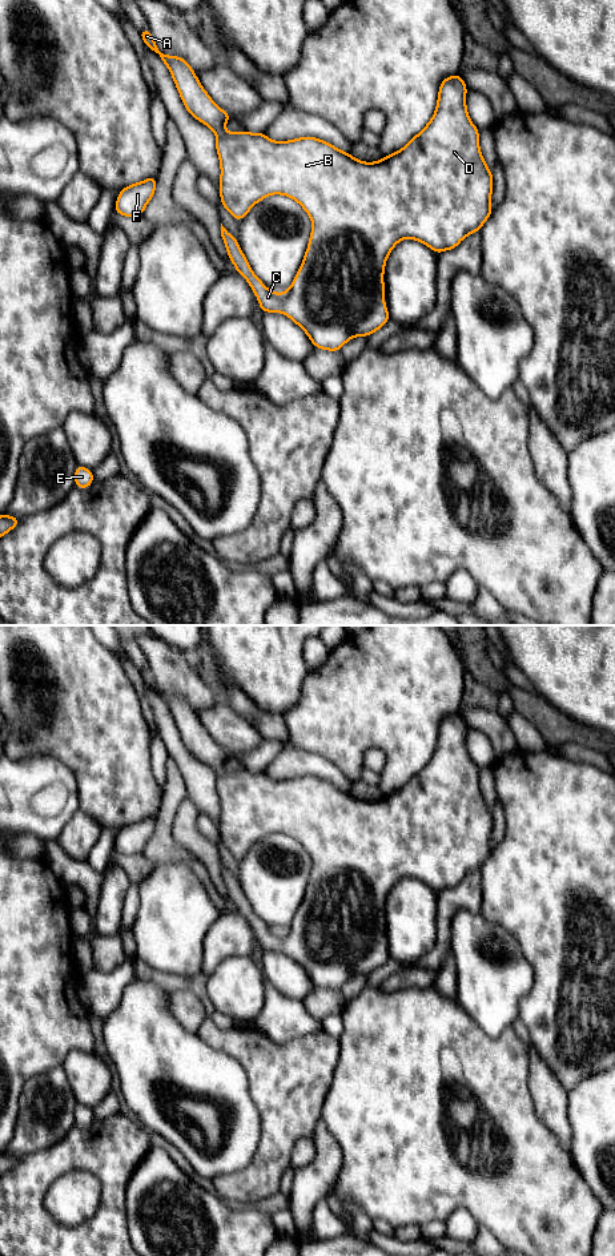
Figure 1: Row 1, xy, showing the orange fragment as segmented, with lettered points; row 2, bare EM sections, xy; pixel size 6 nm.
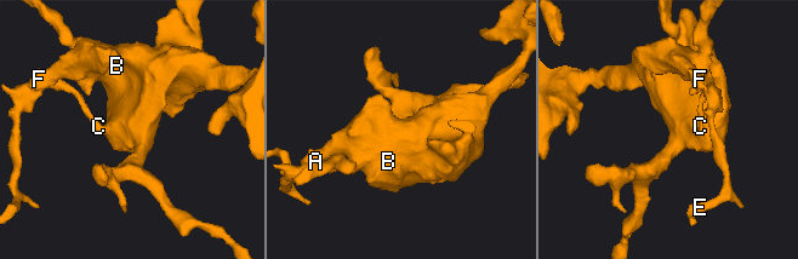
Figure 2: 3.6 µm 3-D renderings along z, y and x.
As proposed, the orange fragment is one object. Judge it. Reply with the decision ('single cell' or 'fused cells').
fused cells

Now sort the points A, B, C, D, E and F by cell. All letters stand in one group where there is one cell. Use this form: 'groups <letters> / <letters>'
groups A B D F / C E

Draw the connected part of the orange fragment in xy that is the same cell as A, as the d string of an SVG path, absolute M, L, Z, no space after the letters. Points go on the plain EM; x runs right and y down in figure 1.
M140 668L140 675L148 688L169 706L186 749L216 773L221 805L218 824L221 844L234 858L240 861L257 841L272 833L293 837L309 853L313 866L302 903L292 925L281 931L281 935L282 951L306 971L315 987L339 990L351 977L369 975L390 959L385 945L383 910L390 890L399 879L415 878L439 893L455 887L465 875L479 870L491 854L493 812L481 792L479 769L467 753L467 724L461 713L443 717L434 754L402 788L385 794L381 800L363 801L349 790L311 774L272 780L265 772L246 769L228 772L225 764L233 754L210 737L189 701L161 691L149 668Z

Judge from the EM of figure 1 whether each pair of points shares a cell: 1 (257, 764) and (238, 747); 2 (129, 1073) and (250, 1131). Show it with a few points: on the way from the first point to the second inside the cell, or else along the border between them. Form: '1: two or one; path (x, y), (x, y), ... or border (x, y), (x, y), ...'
1: two; border (264, 740), (240, 757)
2: one; path (164, 1059), (209, 1074), (232, 1097)

